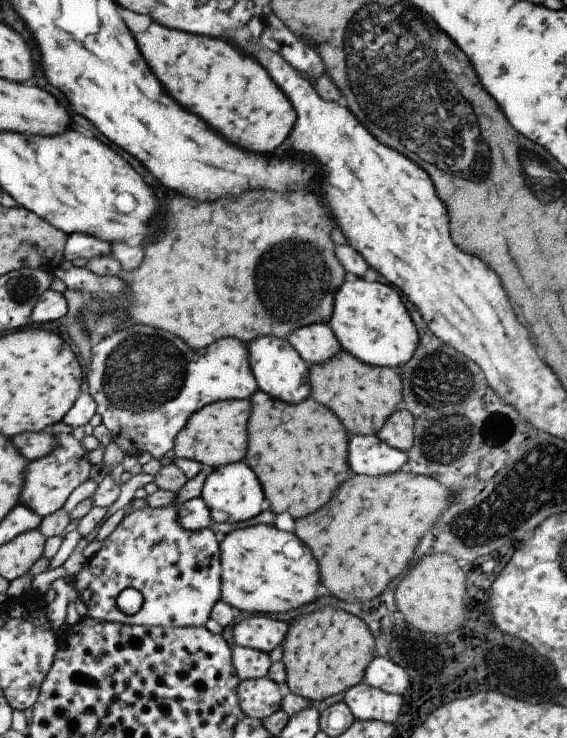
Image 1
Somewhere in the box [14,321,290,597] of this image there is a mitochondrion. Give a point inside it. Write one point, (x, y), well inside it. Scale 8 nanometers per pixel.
(143, 372)

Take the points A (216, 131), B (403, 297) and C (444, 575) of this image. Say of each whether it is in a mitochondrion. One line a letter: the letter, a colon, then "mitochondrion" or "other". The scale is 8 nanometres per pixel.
A: other
B: other
C: other

